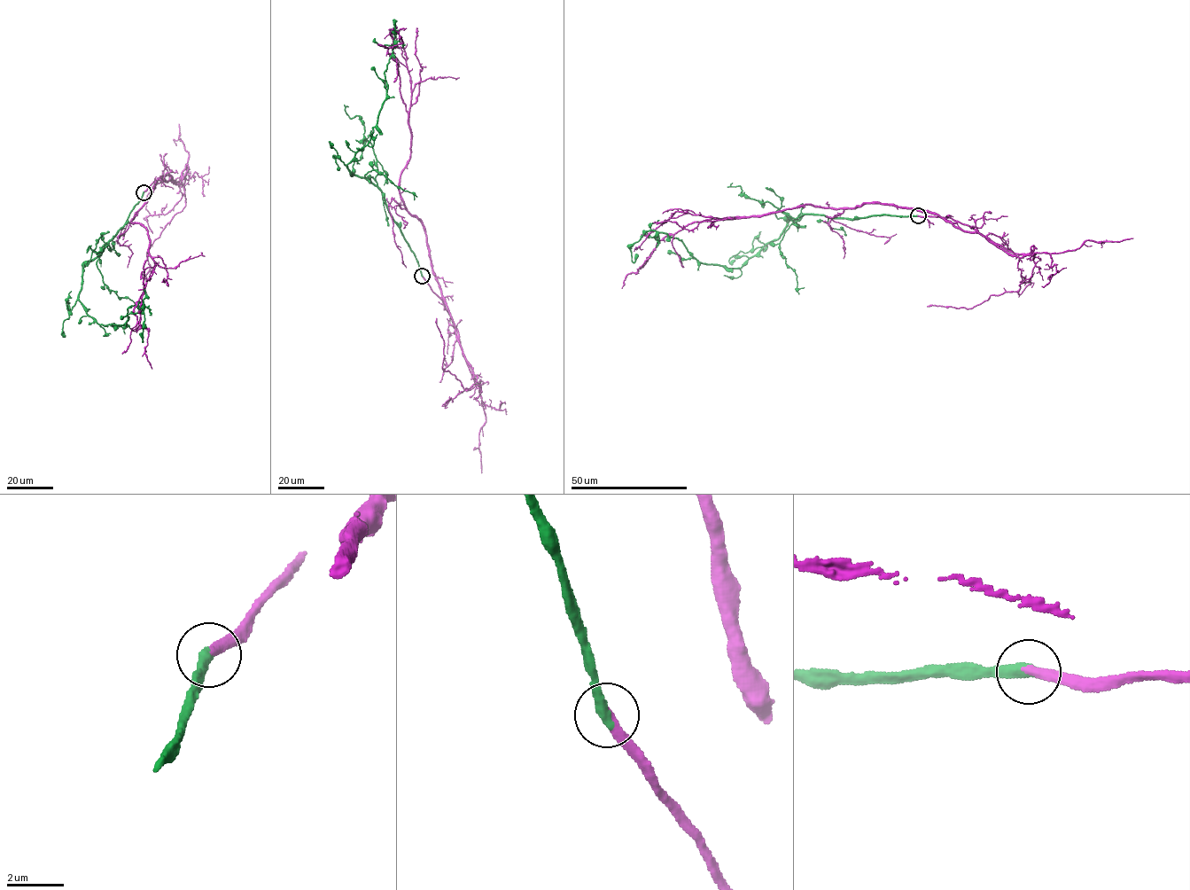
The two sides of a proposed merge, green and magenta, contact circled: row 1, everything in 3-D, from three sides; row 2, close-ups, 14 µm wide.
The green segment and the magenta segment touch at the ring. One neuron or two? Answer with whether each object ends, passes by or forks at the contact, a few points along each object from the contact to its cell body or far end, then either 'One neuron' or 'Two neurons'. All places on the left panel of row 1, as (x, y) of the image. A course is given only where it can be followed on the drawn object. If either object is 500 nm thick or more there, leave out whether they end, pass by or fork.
At the ring green ends. At the ring magenta ends. Course of green: (143, 192), (85, 264), (78, 294), (105, 326), (125, 323), (128, 308), (143, 302), (142, 341), (139, 333). Course of magenta: (143, 192), (171, 176), (155, 183), (131, 222), (150, 242), (134, 310), (149, 330), (151, 368). One neuron

